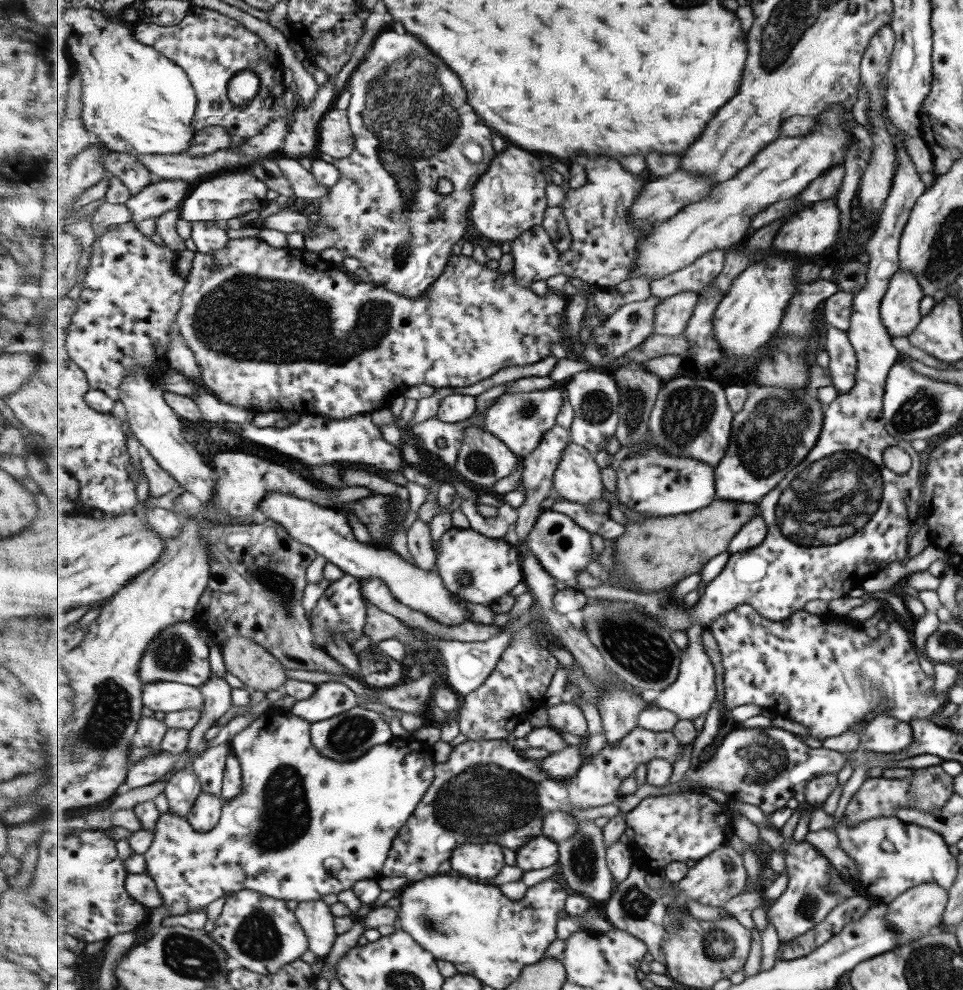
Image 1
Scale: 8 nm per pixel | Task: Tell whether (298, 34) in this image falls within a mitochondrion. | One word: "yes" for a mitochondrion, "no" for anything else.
no

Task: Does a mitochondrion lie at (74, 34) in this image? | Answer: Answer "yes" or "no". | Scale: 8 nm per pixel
no

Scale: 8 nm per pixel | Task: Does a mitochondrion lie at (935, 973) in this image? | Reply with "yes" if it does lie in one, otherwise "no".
yes

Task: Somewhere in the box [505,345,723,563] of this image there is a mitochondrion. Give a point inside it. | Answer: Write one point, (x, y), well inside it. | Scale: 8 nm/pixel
(685, 415)

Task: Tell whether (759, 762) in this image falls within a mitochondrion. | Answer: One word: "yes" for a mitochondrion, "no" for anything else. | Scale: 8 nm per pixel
yes

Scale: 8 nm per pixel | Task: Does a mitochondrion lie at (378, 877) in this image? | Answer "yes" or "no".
no

